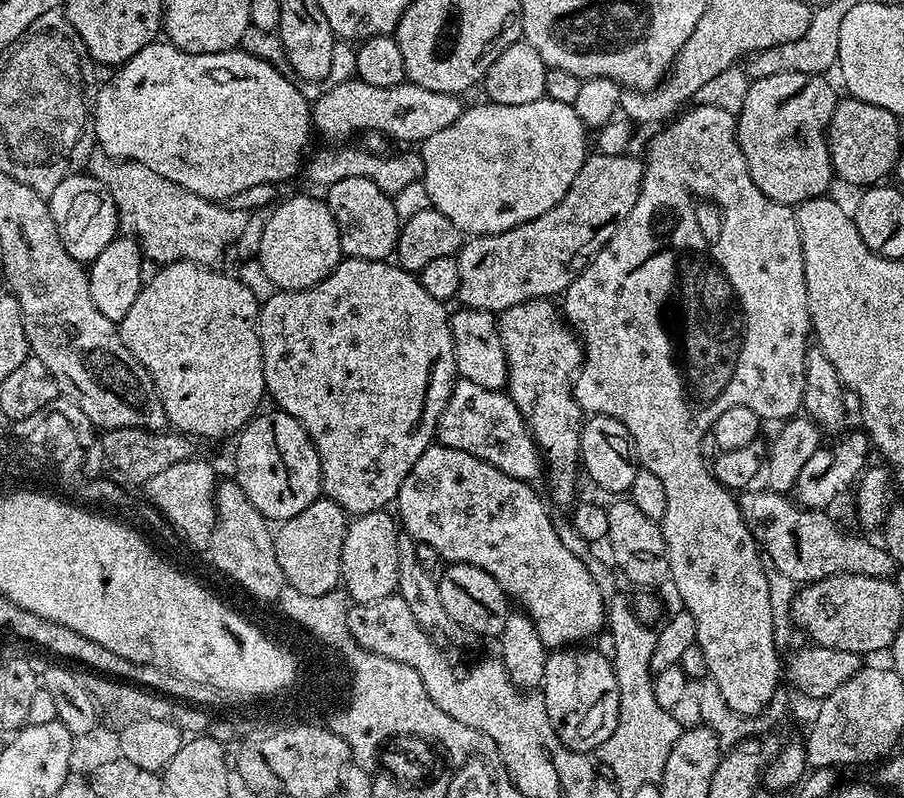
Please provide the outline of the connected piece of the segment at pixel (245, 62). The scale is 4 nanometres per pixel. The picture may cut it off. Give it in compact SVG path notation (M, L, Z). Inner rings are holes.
M157 42L142 46L134 58L130 58L126 63L119 65L116 72L100 89L94 92L94 111L92 121L96 127L96 143L99 151L113 156L115 160L137 160L139 164L145 164L151 168L164 173L170 182L190 190L207 200L217 202L228 202L231 196L240 196L243 192L248 192L251 188L260 188L263 184L280 184L283 180L288 180L292 175L301 171L305 163L306 155L304 151L308 148L308 139L314 136L312 127L312 110L310 100L307 100L285 73L279 72L270 62L266 62L257 56L251 56L249 52L243 50L233 50L231 52L215 52L214 54L190 54L181 48L175 48L173 44L167 42Z

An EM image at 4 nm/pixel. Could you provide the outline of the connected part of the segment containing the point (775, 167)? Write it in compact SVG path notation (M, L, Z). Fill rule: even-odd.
M770 74L756 76L746 90L746 102L742 102L742 110L736 116L736 141L746 158L746 166L750 170L750 178L754 178L754 186L779 204L799 206L807 200L825 195L828 187L834 184L832 159L828 149L828 127L838 103L838 95L824 81L823 75Z

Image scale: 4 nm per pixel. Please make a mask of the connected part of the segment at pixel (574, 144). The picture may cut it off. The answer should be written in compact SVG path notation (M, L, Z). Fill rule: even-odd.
M550 99L526 102L522 106L506 106L483 102L465 107L463 114L446 130L438 130L423 141L424 185L428 203L437 208L458 230L473 236L493 236L530 222L546 210L558 206L570 190L570 182L578 178L585 160L590 155L590 136L582 118L566 102Z

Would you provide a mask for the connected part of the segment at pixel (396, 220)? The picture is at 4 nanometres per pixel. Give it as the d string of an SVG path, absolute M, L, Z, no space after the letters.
M342 178L326 190L326 203L334 214L334 220L340 231L340 250L345 257L363 260L388 260L395 253L400 237L400 215L396 212L396 201L387 196L370 178Z

